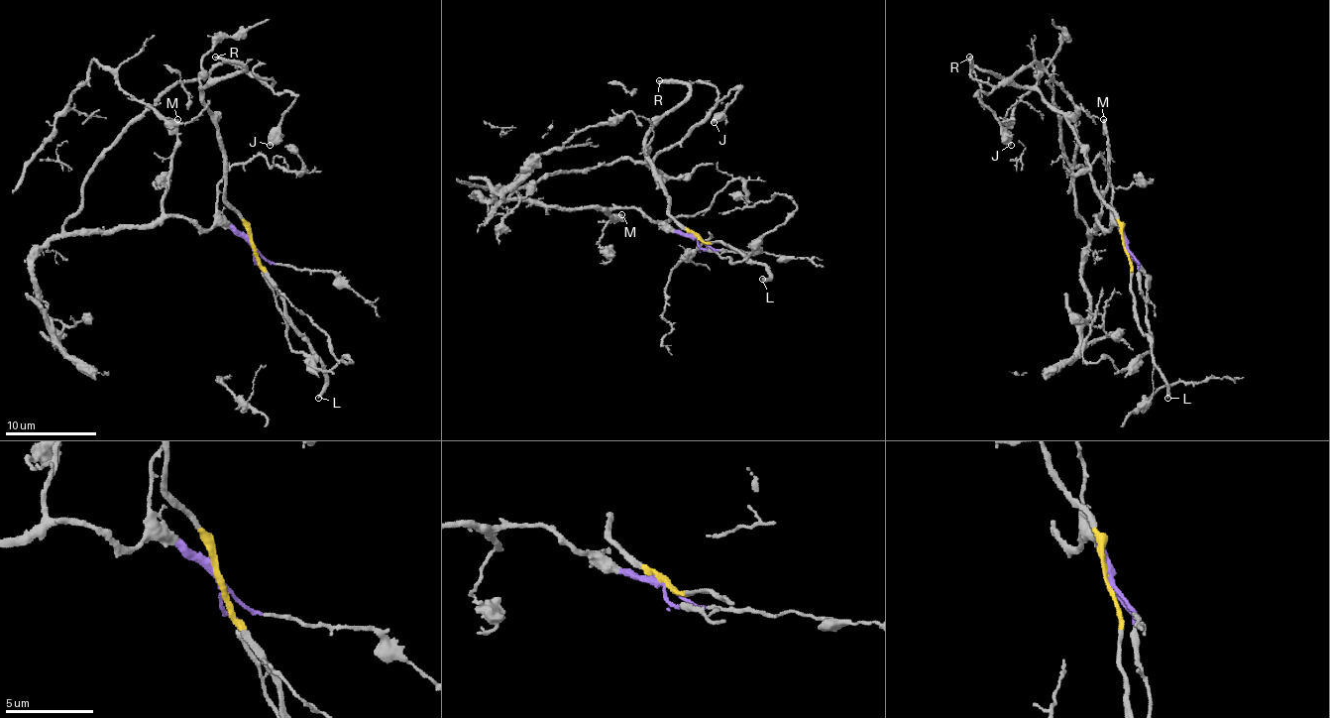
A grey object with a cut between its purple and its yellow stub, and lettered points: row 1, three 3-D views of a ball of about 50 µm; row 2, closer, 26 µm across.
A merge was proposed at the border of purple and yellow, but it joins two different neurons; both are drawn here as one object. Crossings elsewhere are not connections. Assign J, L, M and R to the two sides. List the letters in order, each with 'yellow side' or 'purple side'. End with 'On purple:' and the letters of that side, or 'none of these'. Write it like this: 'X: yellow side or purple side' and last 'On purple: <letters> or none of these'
J: purple side
L: yellow side
M: purple side
R: yellow side
On purple: J, M

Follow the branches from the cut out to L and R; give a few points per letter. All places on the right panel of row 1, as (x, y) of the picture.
L: (1125, 245), (1134, 316), (1150, 343), (1150, 355), (1168, 398)
R: (1125, 245), (1123, 222), (1102, 199), (1084, 145), (1072, 125), (1037, 90), (977, 67), (970, 57)

